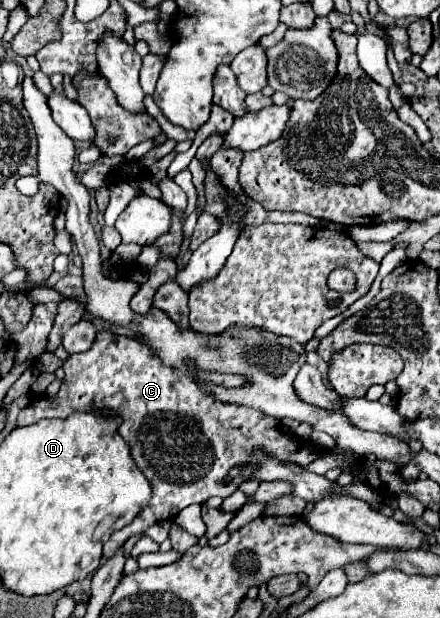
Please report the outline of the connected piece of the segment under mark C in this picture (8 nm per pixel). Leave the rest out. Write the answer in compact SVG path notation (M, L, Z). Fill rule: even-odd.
M98 332L92 348L82 354L72 354L64 362L64 368L66 368L66 376L60 386L60 392L48 398L40 396L34 402L30 402L26 408L22 408L16 418L16 428L28 426L42 418L52 418L52 416L64 420L72 412L120 416L122 424L118 426L118 434L128 444L136 466L148 478L152 486L152 498L148 504L144 504L144 508L140 510L140 516L136 516L136 520L132 520L132 524L124 526L122 530L112 532L110 540L104 544L104 558L112 556L116 548L124 544L130 536L142 536L152 524L174 518L180 510L184 510L190 504L202 504L212 496L228 498L230 494L234 494L238 486L250 480L260 468L260 460L254 456L256 450L262 450L268 458L276 456L282 464L296 464L302 468L312 464L320 456L318 448L310 440L300 440L296 434L286 432L278 418L268 416L254 408L216 400L212 392L196 386L182 372L168 368L158 356L152 356L152 352L148 352L148 348L144 348L136 340L116 336L110 332ZM230 468L240 468L240 474L236 476L236 480L232 480L230 486L222 486L218 480L224 478L230 472Z

